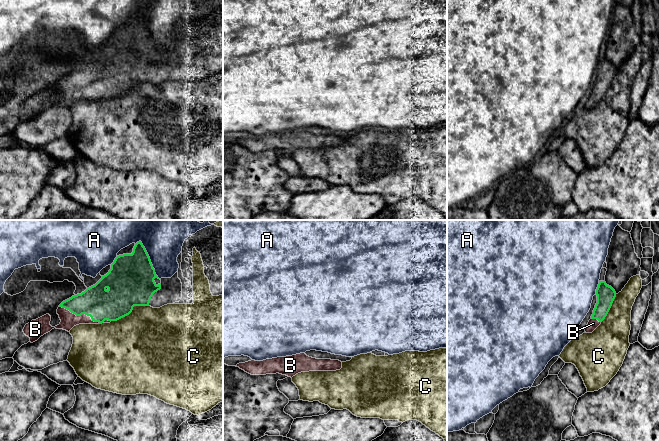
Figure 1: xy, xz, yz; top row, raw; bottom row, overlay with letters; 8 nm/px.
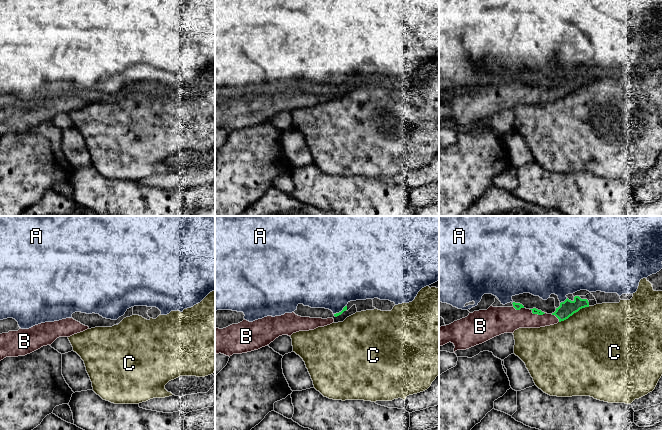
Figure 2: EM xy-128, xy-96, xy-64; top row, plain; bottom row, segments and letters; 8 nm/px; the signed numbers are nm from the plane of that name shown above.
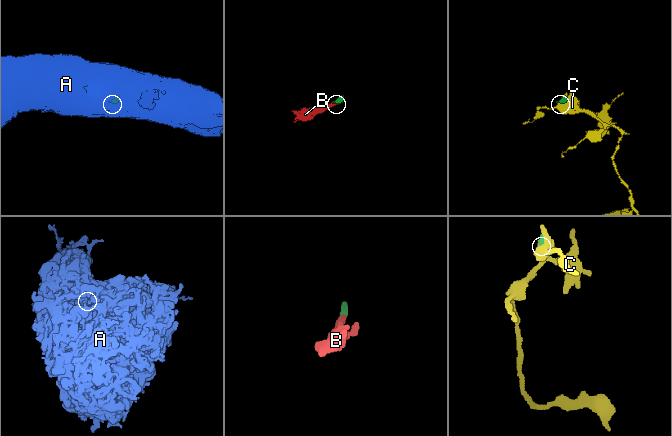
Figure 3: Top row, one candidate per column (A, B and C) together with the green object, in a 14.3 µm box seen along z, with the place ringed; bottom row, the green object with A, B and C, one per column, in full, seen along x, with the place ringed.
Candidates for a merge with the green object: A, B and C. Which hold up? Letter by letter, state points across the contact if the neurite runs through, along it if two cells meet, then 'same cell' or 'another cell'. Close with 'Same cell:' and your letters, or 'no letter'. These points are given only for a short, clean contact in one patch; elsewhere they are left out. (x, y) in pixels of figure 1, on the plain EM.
A: another cell
B: across xy (100, 80), (86, 84), (79, 91), (73, 91), (68, 96) | same cell
C: another cell
Same cell: B

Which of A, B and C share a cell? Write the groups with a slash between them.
A / B / C

